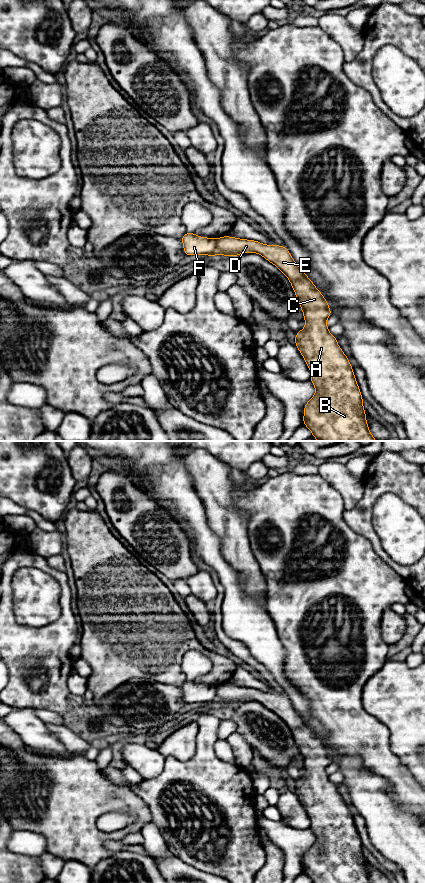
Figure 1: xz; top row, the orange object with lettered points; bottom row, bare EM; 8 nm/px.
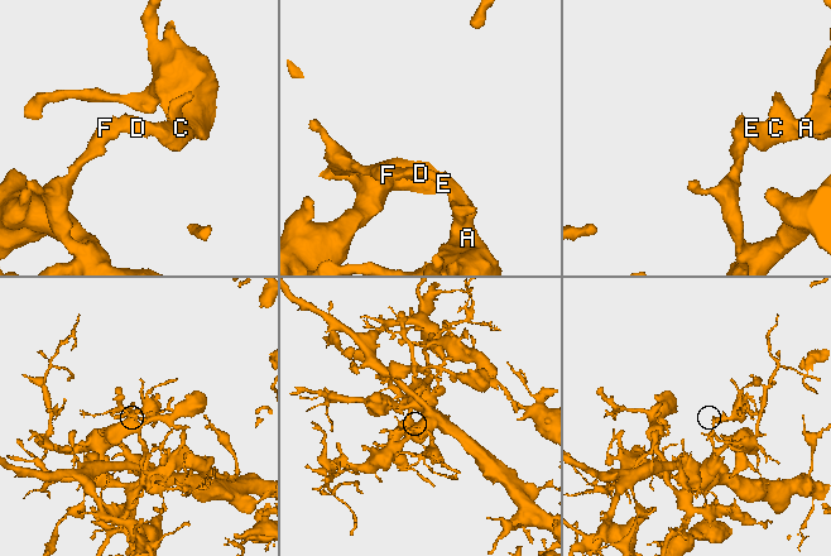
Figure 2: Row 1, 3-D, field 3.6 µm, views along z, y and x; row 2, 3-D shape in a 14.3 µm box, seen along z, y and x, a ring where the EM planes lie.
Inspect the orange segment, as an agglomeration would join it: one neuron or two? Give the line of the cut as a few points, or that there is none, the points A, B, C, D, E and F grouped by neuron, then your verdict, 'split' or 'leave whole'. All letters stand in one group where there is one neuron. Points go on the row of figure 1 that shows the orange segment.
cut xz (215, 239), (218, 253); groups A B C D E / F; split

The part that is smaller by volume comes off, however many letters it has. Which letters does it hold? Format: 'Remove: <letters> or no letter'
Remove: A, B, C, D, E

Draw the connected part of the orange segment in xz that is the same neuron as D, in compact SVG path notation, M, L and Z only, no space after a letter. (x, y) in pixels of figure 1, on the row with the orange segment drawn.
M222 236L216 239L219 255L235 257L243 253L256 253L275 265L289 280L299 301L306 326L295 334L295 346L310 370L314 396L304 405L303 425L318 441L377 441L371 434L363 397L357 384L349 358L329 332L326 320L332 312L323 294L292 258L284 245L262 244L257 240Z

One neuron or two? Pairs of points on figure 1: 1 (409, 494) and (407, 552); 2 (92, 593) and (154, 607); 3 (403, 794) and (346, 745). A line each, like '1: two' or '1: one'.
1: two
2: one
3: one

